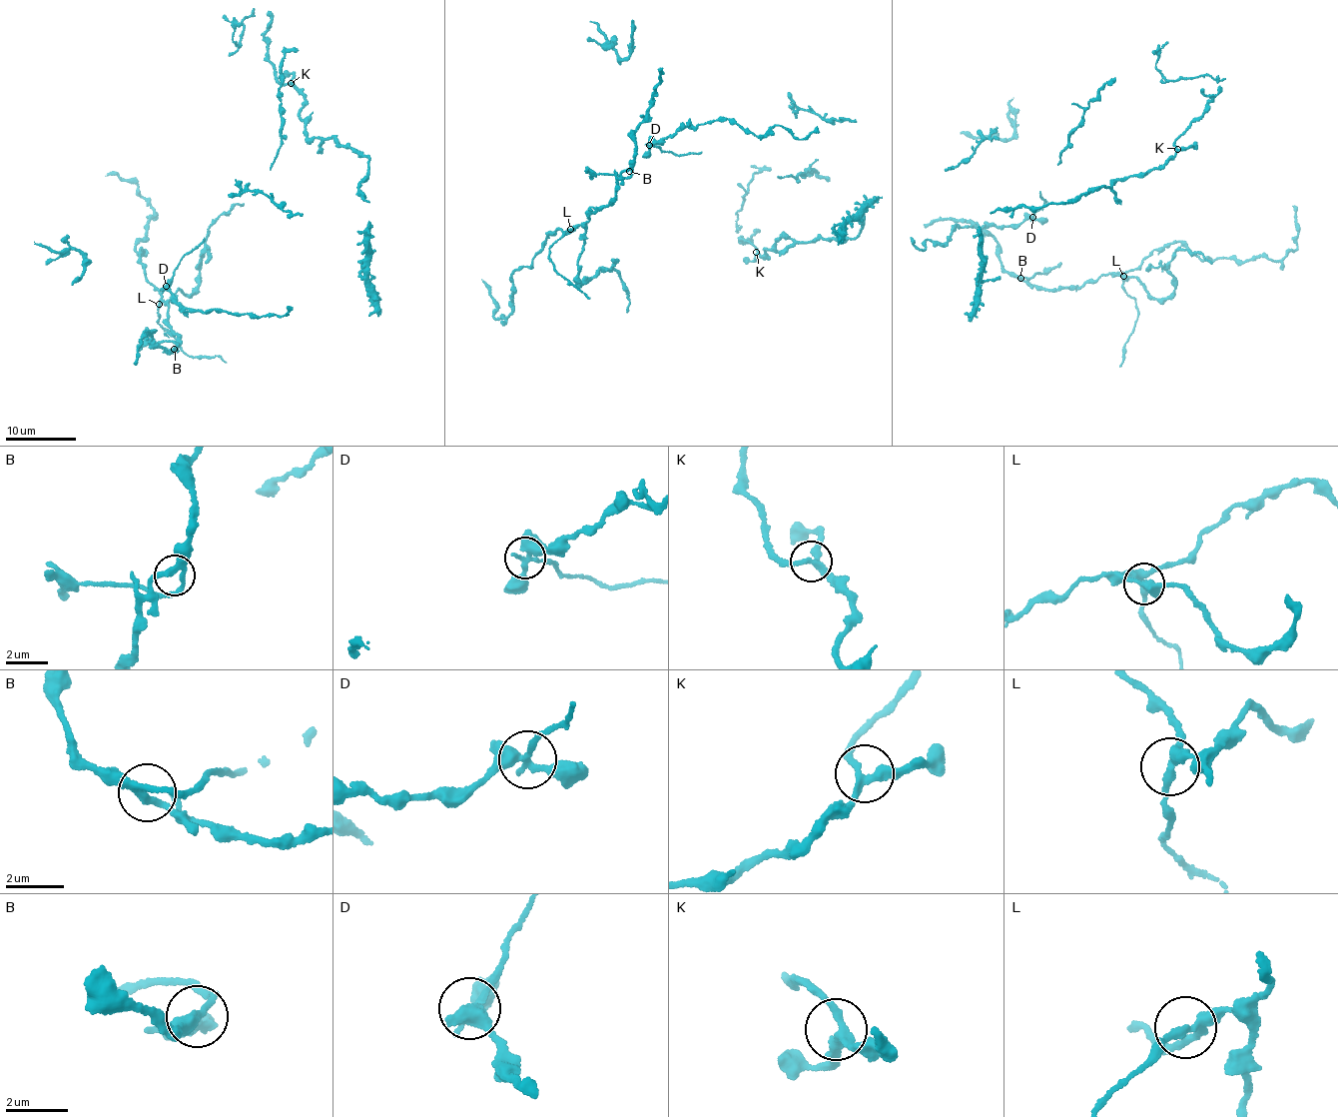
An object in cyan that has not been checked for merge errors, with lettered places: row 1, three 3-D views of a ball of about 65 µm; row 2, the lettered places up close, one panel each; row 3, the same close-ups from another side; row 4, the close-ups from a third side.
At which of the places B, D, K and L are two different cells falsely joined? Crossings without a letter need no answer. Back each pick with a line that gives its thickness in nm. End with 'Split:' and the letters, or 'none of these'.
D: Thickness 320 nm
L: Thickness 240 nm
Split: D, L

